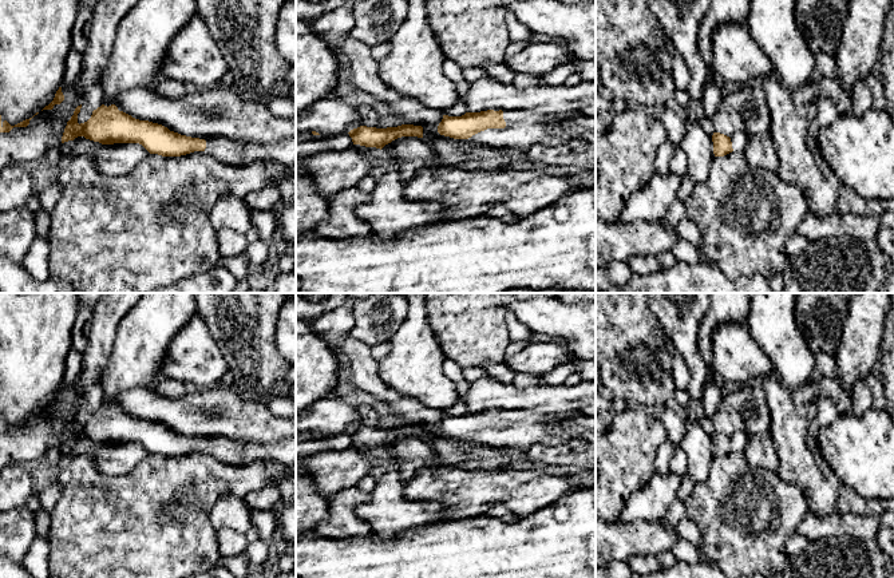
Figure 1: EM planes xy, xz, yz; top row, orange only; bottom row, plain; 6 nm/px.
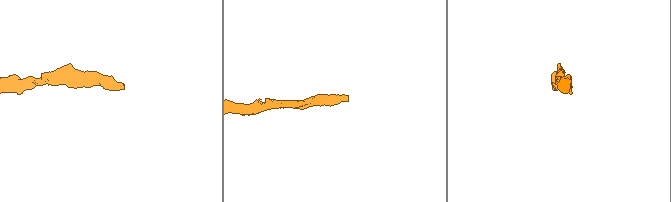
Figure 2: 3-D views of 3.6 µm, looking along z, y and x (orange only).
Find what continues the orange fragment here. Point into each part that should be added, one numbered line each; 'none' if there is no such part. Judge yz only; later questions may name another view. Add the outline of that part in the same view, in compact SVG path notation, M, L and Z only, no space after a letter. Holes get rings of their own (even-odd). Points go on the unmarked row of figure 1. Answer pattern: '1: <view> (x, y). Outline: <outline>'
1: yz (739, 439). Outline: M736 431L732 436L731 436L731 442L732 442L732 448L733 451L740 451L743 452L743 450L745 448L747 443L748 443L748 436L743 432L743 431Z

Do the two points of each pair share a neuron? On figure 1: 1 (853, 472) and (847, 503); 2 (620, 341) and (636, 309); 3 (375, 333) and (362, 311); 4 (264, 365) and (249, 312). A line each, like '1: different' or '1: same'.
1: different
2: same
3: same
4: same

